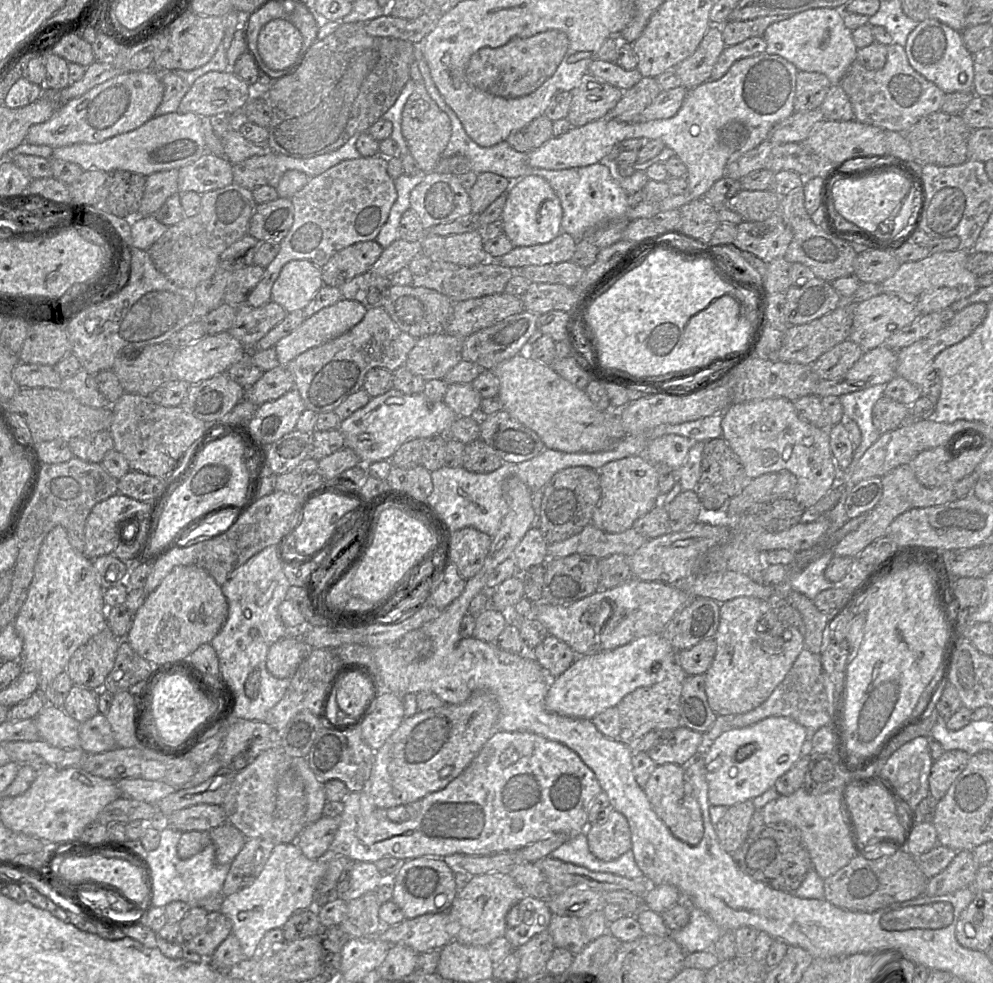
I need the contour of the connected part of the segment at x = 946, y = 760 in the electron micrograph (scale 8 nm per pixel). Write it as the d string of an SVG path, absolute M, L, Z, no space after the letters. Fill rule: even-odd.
M961 750L945 751L934 761L929 777L929 794L938 801L967 765L970 755Z

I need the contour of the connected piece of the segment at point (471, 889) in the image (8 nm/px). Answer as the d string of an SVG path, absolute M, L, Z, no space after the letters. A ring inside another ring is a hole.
M488 873L473 875L468 884L459 890L453 900L449 915L459 925L453 941L460 944L487 947L504 936L508 911L524 899L526 893L509 874Z

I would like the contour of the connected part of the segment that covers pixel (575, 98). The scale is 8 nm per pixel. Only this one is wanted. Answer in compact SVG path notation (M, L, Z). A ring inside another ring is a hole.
M587 72L572 90L567 119L575 127L604 118L617 105L623 93Z

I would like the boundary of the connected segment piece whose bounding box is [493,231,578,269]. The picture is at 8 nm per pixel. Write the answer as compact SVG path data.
M561 231L556 238L548 243L517 246L500 258L493 259L511 269L566 262L572 259L577 242L570 234Z

